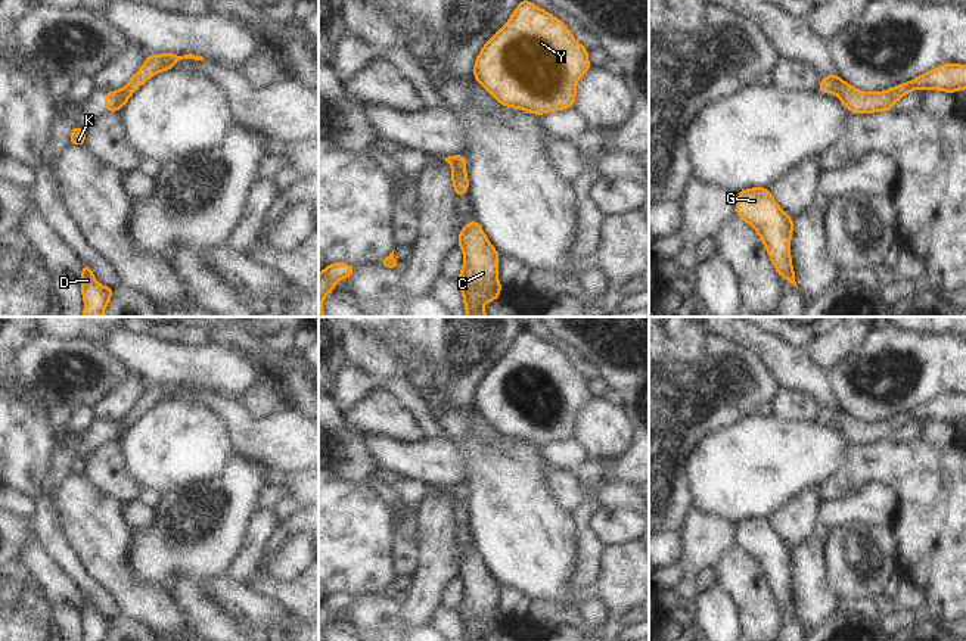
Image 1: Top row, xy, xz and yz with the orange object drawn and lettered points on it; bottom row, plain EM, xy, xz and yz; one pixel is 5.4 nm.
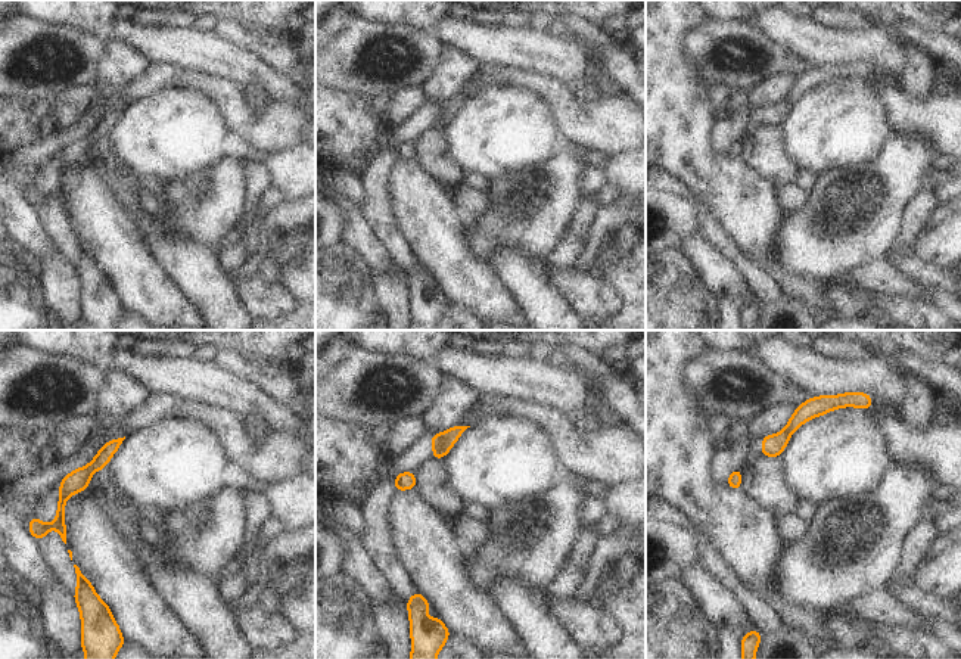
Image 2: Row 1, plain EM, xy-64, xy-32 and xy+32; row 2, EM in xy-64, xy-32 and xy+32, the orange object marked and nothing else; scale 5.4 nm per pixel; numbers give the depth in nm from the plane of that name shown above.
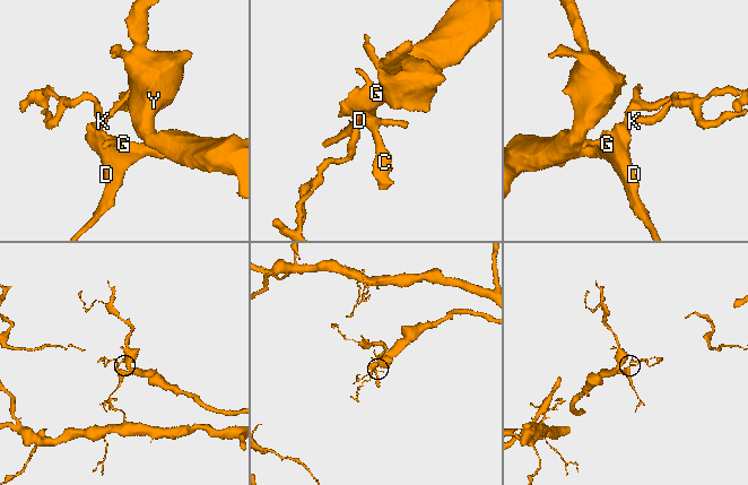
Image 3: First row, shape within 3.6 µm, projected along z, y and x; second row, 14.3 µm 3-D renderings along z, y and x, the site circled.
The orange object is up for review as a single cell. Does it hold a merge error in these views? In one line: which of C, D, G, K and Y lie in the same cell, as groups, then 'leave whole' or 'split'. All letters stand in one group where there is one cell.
C / D G K Y | split

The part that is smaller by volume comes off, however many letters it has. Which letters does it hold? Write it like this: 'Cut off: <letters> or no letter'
Cut off: C

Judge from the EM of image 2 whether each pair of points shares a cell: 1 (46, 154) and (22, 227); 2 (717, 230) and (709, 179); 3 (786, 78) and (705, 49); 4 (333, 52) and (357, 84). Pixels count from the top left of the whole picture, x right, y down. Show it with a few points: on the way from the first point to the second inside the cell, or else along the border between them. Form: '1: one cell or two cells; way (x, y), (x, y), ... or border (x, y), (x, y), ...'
1: one cell; way (27, 168), (18, 177), (18, 208)
2: two cells; border (692, 193), (703, 198), (736, 243)
3: two cells; border (795, 75), (776, 72), (756, 83), (748, 92)
4: one cell; way (341, 59), (355, 77)

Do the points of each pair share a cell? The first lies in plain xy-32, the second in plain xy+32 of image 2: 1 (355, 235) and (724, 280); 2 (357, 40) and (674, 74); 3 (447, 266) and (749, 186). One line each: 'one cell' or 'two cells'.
1: one cell
2: two cells
3: one cell

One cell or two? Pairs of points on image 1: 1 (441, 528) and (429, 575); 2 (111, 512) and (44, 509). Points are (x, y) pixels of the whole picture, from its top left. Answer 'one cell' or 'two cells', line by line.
1: one cell
2: two cells

